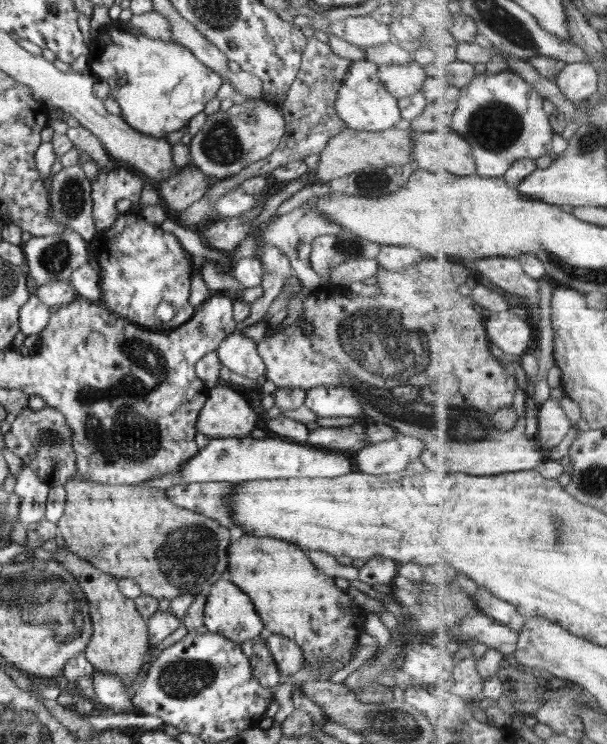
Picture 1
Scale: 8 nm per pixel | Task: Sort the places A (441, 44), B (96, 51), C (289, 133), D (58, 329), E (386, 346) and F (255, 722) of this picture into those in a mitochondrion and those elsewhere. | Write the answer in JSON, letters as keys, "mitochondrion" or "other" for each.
{"A":"other","B":"other","C":"other","D":"other","E":"mitochondrion","F":"other"}

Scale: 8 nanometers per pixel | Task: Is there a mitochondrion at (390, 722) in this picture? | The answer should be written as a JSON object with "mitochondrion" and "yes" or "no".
{"mitochondrion":"yes"}

